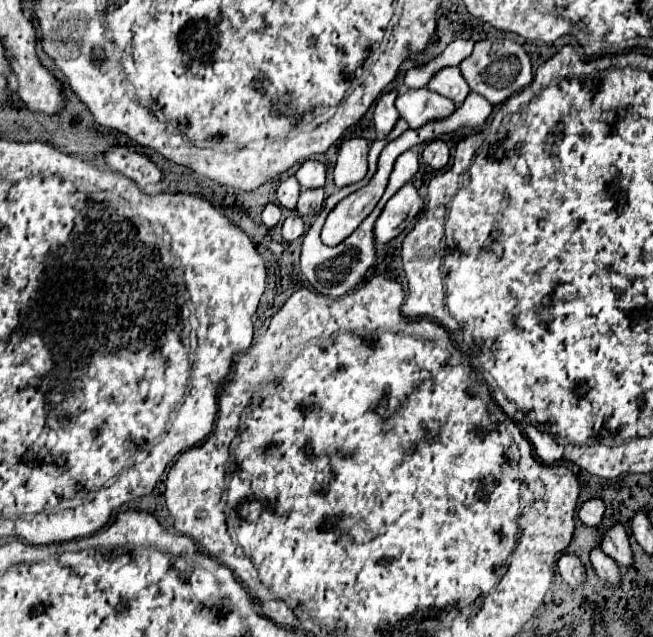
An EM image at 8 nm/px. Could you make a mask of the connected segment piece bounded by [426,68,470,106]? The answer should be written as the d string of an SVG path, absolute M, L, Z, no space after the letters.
M442 68L438 74L434 74L426 86L432 92L438 92L446 98L450 98L456 106L464 102L470 88L466 86L462 74L458 68Z

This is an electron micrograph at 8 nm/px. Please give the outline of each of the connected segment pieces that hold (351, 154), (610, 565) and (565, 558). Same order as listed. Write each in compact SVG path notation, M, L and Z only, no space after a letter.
M364 138L344 140L340 146L338 162L334 166L334 184L344 188L360 182L368 172L368 142Z
M600 546L592 548L592 552L590 552L590 562L592 562L596 574L598 574L602 580L612 582L612 584L618 584L618 582L620 582L620 568L618 568L618 564L616 564L612 558L608 558L608 554L604 554Z
M564 552L558 558L558 572L560 572L562 580L570 586L580 586L586 578L586 568L580 562L580 558L576 554L568 554L568 552Z

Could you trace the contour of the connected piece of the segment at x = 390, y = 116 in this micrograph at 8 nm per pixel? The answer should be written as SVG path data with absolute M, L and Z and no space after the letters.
M396 90L384 94L384 96L378 100L376 108L374 108L372 120L374 120L374 128L376 128L376 132L378 132L380 136L382 136L382 134L384 134L384 136L390 134L390 130L394 128L394 122L398 120L398 112L396 112L396 106L394 106L396 94L398 94Z

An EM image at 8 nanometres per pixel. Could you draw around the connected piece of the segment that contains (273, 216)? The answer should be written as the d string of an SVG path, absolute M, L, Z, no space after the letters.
M266 204L264 212L262 212L262 222L268 228L274 228L280 222L280 216L282 216L282 208L278 204Z

